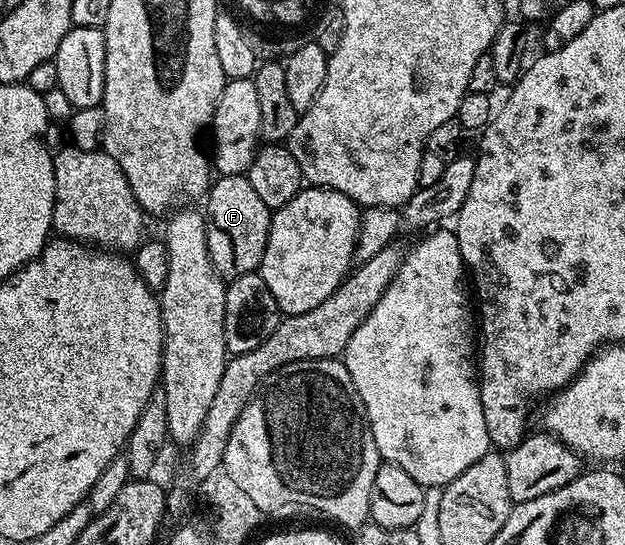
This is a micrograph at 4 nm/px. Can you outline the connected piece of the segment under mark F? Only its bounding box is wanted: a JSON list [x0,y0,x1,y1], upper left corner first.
[203,174,271,280]

